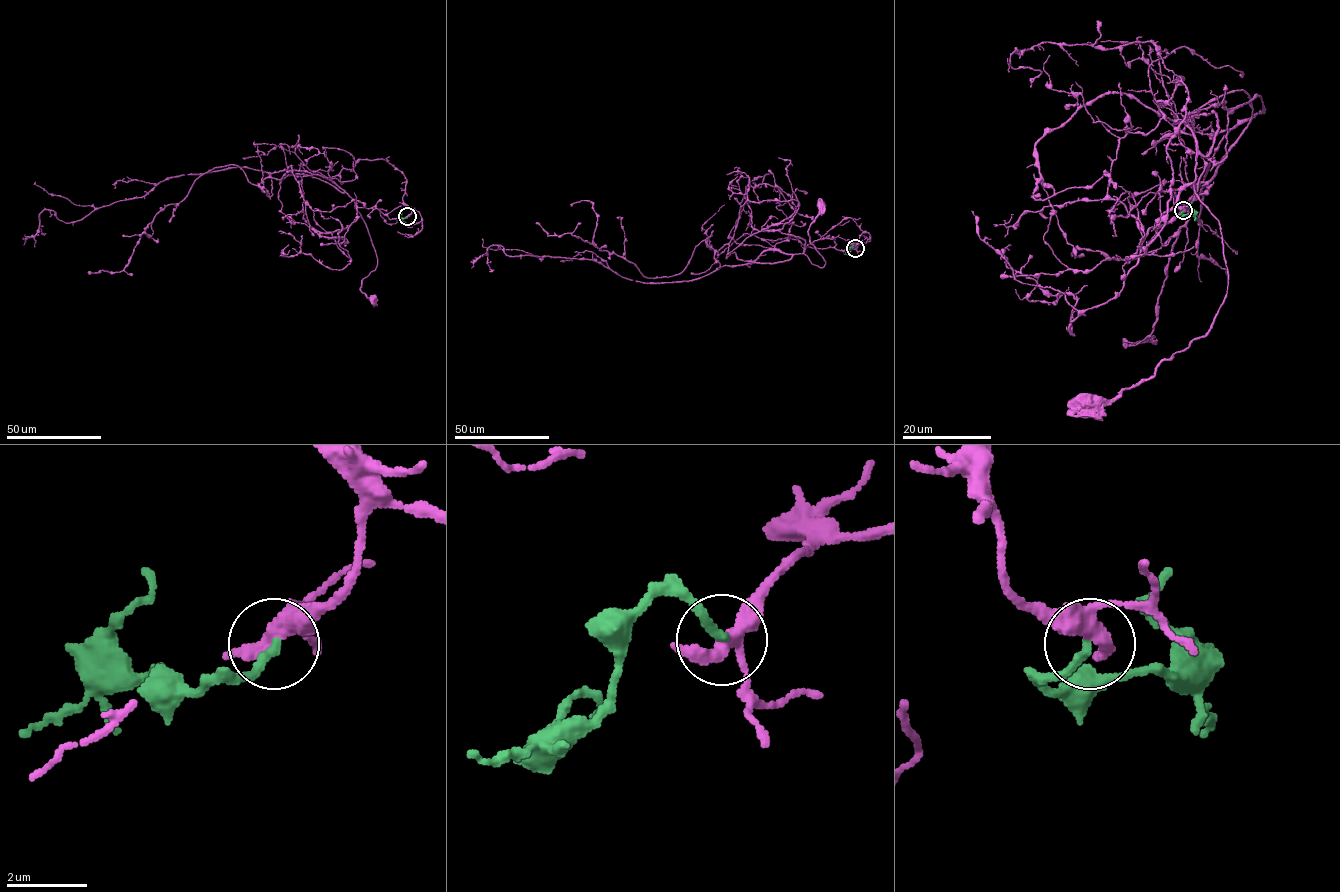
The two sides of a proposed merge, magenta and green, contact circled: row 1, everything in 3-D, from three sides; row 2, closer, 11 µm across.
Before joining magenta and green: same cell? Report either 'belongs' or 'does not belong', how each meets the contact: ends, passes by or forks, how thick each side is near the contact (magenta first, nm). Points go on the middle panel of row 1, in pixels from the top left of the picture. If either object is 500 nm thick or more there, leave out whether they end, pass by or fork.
does not belong; magenta forks there; green ends there; 340 nm thick on the magenta side, 240 nm on the other

